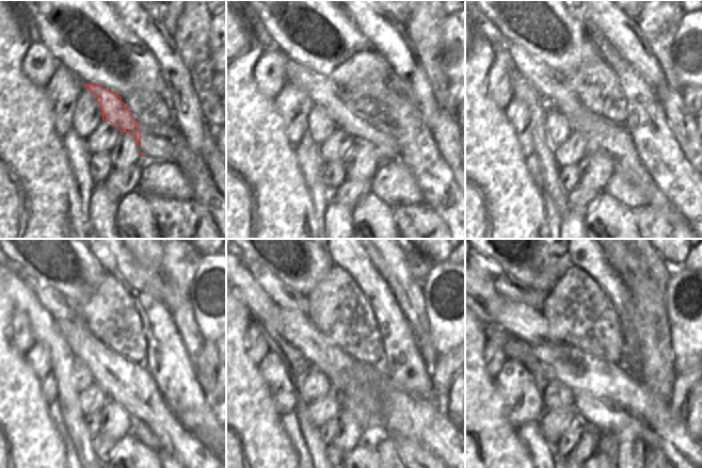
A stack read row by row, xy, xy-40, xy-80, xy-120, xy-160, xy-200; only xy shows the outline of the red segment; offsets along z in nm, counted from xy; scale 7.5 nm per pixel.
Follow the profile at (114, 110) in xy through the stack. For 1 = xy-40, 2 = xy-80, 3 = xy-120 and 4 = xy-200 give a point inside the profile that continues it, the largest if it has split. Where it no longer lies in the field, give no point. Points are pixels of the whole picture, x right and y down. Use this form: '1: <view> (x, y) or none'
1: xy-40 (323, 92)
2: xy-80 (601, 133)
3: xy-120 (129, 383)
4: xy-200 (523, 322)

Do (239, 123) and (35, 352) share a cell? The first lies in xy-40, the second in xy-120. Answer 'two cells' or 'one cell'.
two cells

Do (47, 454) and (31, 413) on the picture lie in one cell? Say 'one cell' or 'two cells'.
one cell

